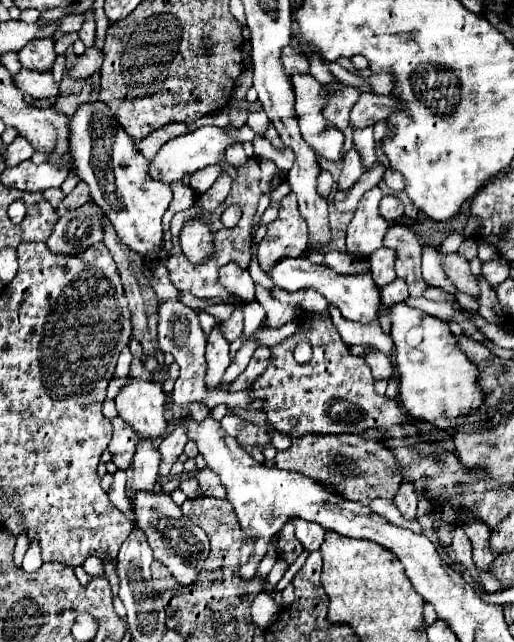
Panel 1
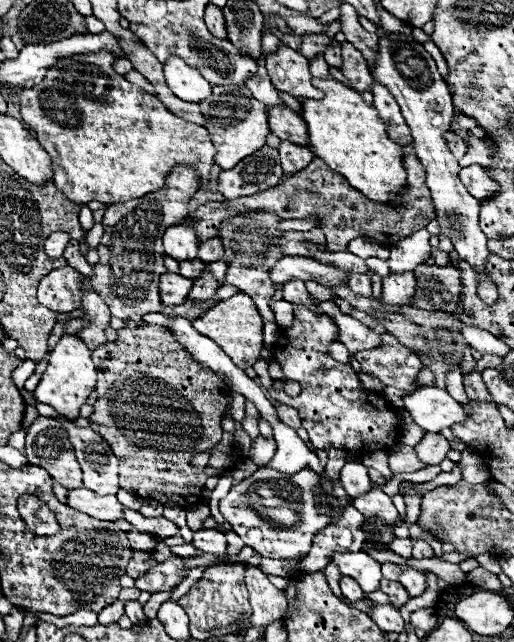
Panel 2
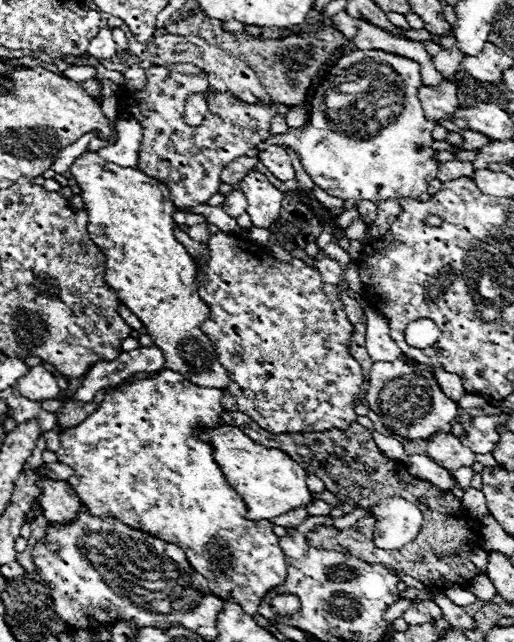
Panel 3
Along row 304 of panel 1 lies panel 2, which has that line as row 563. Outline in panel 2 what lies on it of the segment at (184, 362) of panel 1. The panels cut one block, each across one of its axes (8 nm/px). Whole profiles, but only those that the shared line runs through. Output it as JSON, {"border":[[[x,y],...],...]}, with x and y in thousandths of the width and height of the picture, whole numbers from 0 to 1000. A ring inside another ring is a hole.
{"border":[[[339,866],[327,869],[319,875],[311,875],[307,882],[292,885],[292,891],[284,891],[280,897],[272,897],[265,903],[265,916],[276,922],[327,922],[335,916],[342,916],[362,897],[366,897],[366,885],[358,879],[354,866]]]}

